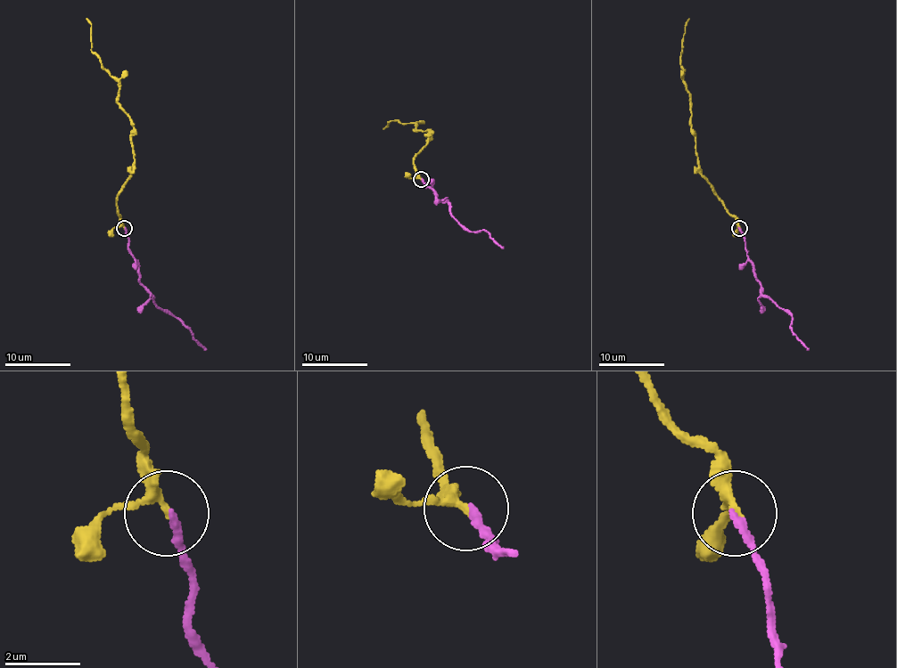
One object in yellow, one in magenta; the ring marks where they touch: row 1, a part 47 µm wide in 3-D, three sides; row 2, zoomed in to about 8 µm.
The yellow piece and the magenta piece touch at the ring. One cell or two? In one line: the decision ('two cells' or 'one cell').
one cell

